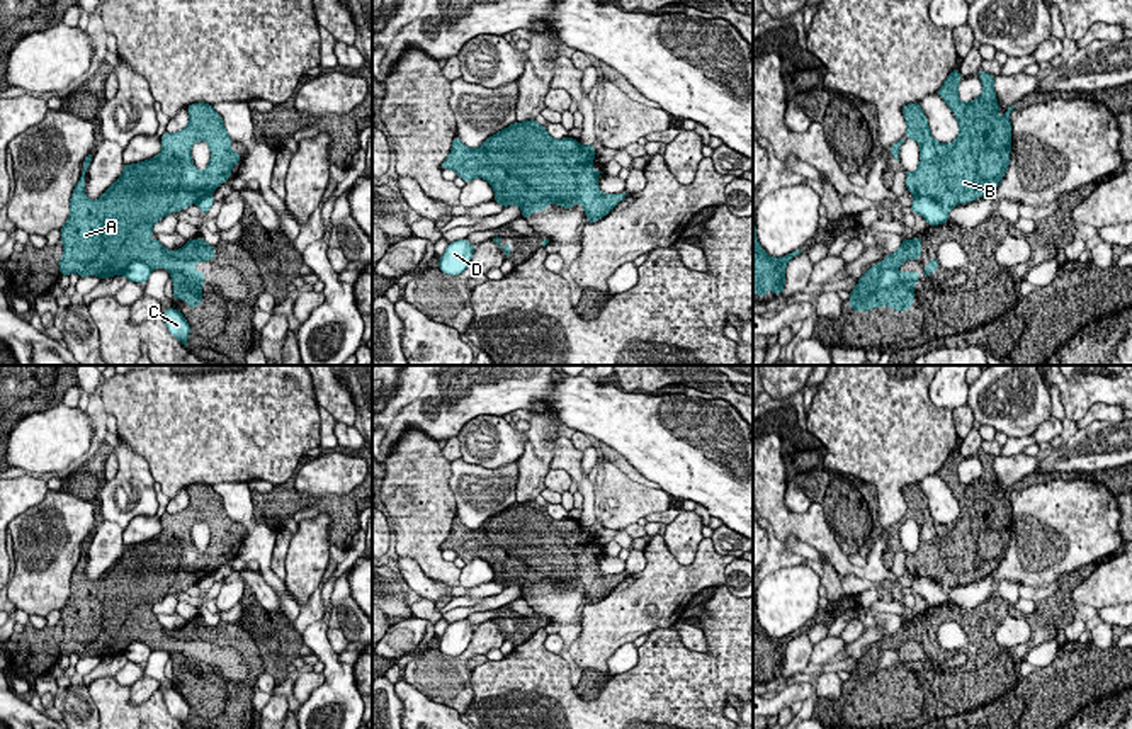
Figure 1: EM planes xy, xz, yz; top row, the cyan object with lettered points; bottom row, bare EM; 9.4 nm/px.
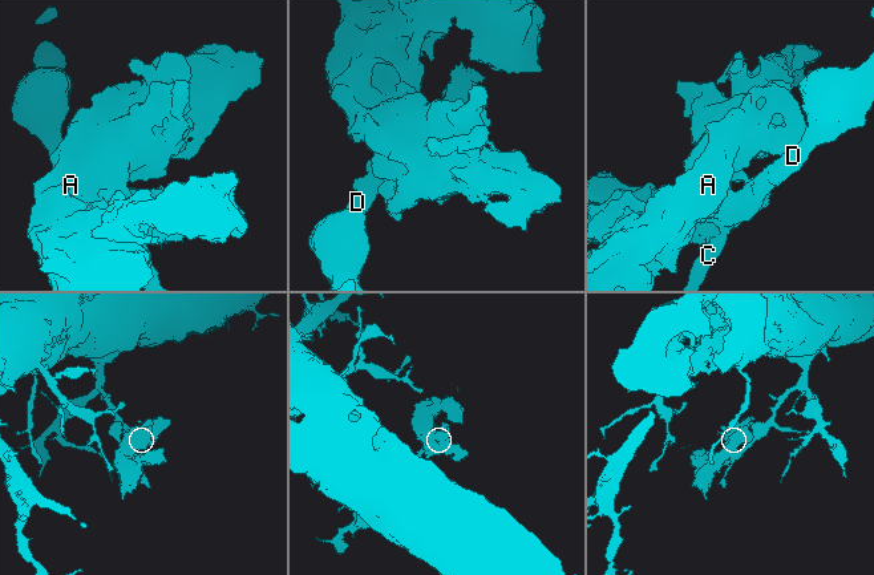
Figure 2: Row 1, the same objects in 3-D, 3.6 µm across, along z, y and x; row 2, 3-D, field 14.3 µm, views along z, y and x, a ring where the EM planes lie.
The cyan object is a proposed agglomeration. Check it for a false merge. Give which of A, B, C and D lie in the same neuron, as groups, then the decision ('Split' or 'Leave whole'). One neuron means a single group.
Groups: A B / C D. Split

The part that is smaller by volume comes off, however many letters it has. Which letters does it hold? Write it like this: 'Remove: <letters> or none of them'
Remove: A, B

